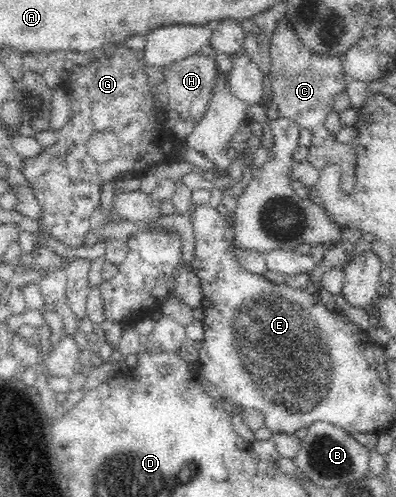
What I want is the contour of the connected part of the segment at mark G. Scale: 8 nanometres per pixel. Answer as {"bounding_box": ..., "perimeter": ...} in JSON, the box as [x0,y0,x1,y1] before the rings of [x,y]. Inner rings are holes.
{"bounding_box":[21,44,215,248],"perimeter":[[[119,44],[111,57],[99,58],[90,61],[87,65],[74,64],[69,78],[63,84],[70,94],[70,118],[68,123],[60,130],[56,130],[56,140],[51,145],[46,145],[32,158],[23,158],[24,166],[21,170],[24,178],[31,184],[34,196],[41,205],[42,217],[39,220],[44,234],[50,234],[52,238],[60,240],[62,244],[78,248],[88,243],[87,234],[90,229],[90,216],[94,209],[102,204],[102,188],[104,182],[117,179],[126,173],[132,173],[137,177],[144,175],[150,166],[166,162],[188,161],[198,168],[202,168],[205,174],[215,170],[215,164],[199,152],[189,148],[186,140],[181,141],[188,150],[183,159],[180,158],[176,144],[178,140],[170,134],[162,124],[162,113],[154,107],[153,91],[148,87],[148,78],[145,70],[145,58],[142,50],[134,50],[129,46]],[[98,132],[113,133],[121,144],[118,156],[110,162],[98,164],[92,156],[88,155],[88,140]]]}

